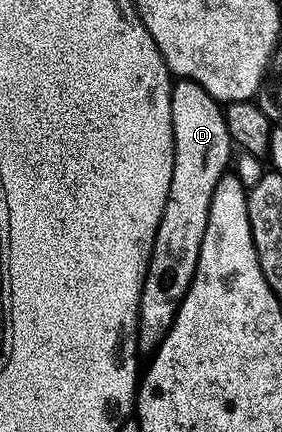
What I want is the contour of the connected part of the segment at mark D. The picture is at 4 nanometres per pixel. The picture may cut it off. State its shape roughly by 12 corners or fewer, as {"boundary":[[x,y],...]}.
{"boundary":[[172,85],[174,169],[140,294],[157,346],[198,265],[234,144],[221,104]]}

